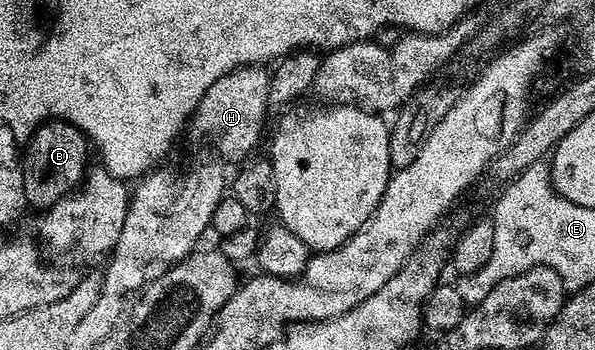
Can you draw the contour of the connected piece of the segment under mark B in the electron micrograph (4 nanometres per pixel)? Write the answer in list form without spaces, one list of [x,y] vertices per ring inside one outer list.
[[[51,119],[39,125],[29,141],[25,142],[24,149],[26,154],[23,152],[20,157],[22,186],[27,206],[31,210],[34,208],[45,211],[60,199],[70,196],[81,186],[88,172],[88,164],[86,165],[88,138],[69,121]]]

